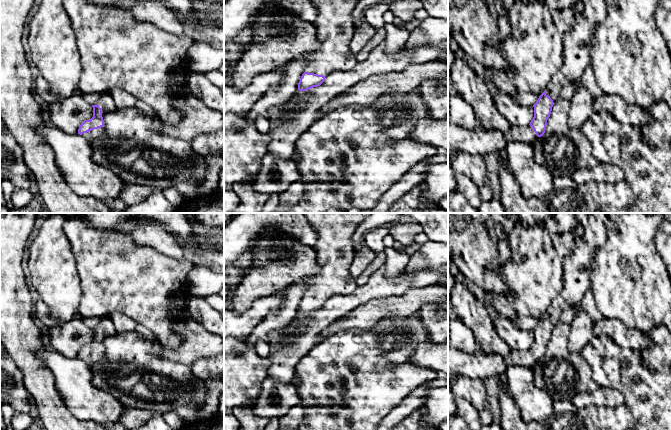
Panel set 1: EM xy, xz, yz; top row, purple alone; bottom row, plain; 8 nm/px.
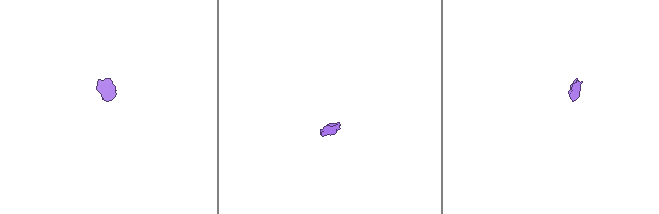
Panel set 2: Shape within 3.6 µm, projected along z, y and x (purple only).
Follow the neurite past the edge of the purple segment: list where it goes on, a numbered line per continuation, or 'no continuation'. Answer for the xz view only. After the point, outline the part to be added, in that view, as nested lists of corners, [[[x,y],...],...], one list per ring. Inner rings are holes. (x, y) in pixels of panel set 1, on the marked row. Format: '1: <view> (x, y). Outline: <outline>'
1: xz (334, 23). Outline: [[[311,0],[316,8],[314,25],[317,30],[317,38],[320,47],[303,55],[307,62],[305,72],[326,76],[336,70],[351,70],[357,60],[355,54],[350,51],[350,42],[354,35],[354,22],[352,13],[359,0]]]

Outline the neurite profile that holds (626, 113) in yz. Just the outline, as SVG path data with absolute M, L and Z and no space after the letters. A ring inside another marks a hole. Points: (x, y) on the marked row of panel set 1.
M605 94L592 98L590 103L593 106L594 112L606 110L612 114L616 114L618 120L622 123L642 126L647 123L649 119L646 110L639 106L626 103L621 97L615 94Z

